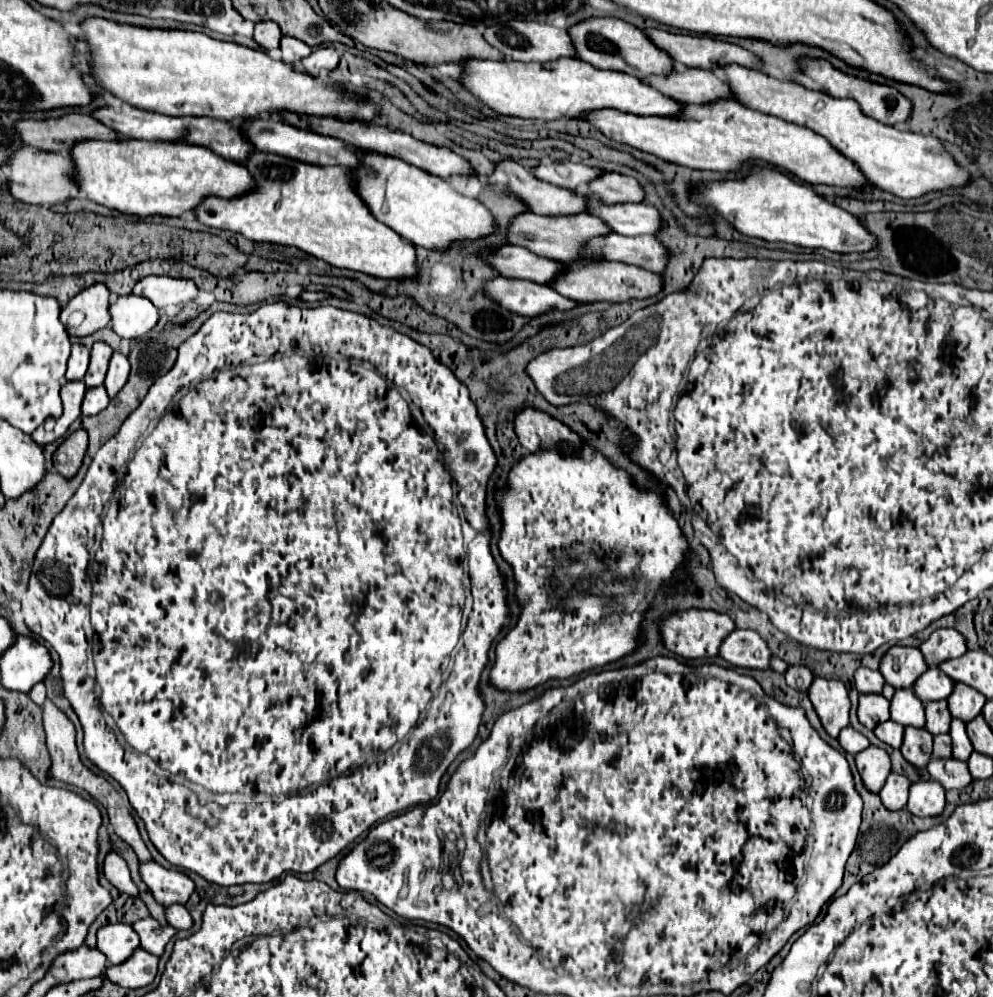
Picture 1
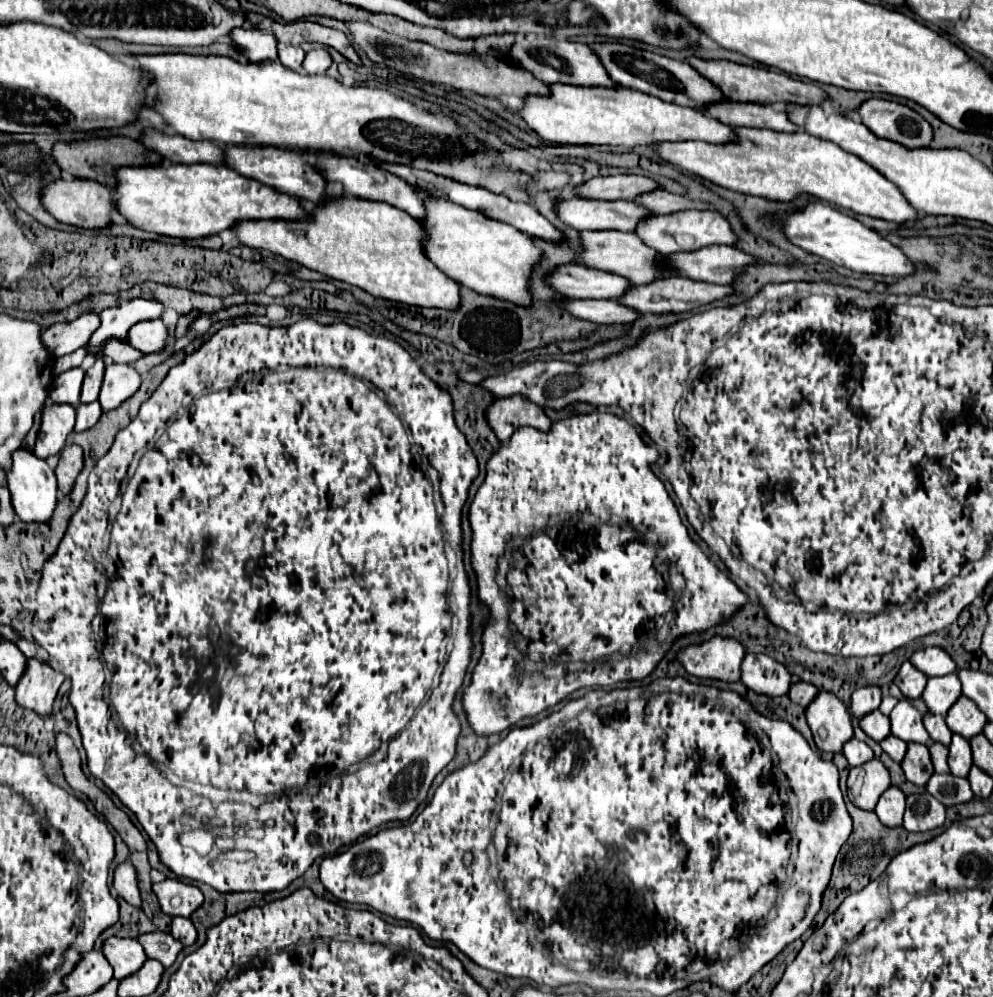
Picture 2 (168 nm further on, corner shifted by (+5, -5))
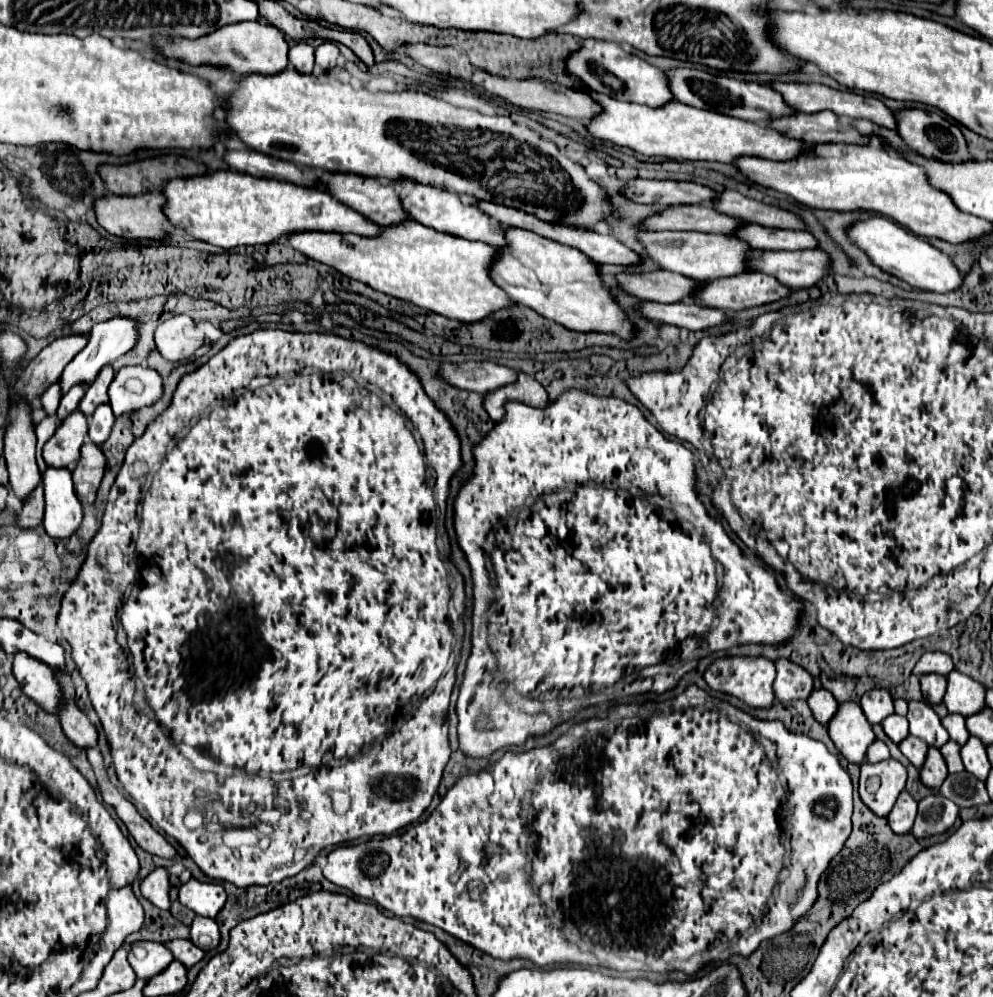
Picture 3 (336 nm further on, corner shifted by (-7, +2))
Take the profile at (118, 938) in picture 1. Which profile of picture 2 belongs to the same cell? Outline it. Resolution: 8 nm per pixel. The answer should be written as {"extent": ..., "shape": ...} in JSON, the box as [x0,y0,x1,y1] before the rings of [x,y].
{"extent":[102,937,148,981],"shape":[[[110,937],[102,947],[106,959],[114,967],[114,977],[120,981],[136,973],[148,959],[142,945],[136,939],[118,939]]]}

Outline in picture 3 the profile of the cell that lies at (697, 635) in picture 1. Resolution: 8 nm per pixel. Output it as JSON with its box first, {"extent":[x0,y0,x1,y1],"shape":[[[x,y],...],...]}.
{"extent":[704,656,776,706],"shape":[[[722,656],[716,658],[704,672],[704,680],[712,690],[734,694],[748,706],[770,706],[774,702],[772,694],[774,676],[776,676],[774,662],[764,656]]]}

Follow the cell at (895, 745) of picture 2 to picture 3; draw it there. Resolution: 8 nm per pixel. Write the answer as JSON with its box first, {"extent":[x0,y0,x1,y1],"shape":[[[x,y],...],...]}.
{"extent":[900,736,928,768],"shape":[[[906,736],[906,738],[900,742],[900,750],[902,750],[902,754],[904,754],[916,768],[920,768],[920,766],[924,764],[928,746],[924,746],[924,742],[920,742],[920,738],[916,738],[916,736]]]}

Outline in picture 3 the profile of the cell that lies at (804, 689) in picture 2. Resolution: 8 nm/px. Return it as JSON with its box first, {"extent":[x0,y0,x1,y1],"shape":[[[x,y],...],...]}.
{"extent":[808,688,838,724],"shape":[[[818,688],[818,690],[812,690],[812,694],[808,698],[808,706],[820,724],[828,724],[828,720],[834,716],[834,712],[838,708],[838,702],[828,690]]]}

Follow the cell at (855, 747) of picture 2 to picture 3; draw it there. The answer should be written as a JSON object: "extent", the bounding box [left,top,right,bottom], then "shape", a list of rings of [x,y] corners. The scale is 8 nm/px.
{"extent":[866,740,890,762],"shape":[[[874,740],[866,752],[866,760],[868,762],[880,762],[880,760],[886,760],[890,758],[890,752],[888,752],[888,746],[882,742],[882,740]]]}

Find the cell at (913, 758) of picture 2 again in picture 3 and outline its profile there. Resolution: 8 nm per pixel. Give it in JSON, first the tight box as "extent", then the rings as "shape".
{"extent":[920,746,948,788],"shape":[[[930,746],[926,762],[920,768],[922,782],[926,786],[930,786],[930,788],[940,788],[940,782],[944,782],[946,776],[948,776],[948,770],[946,770],[946,762],[944,762],[940,750],[934,748],[934,746]]]}

